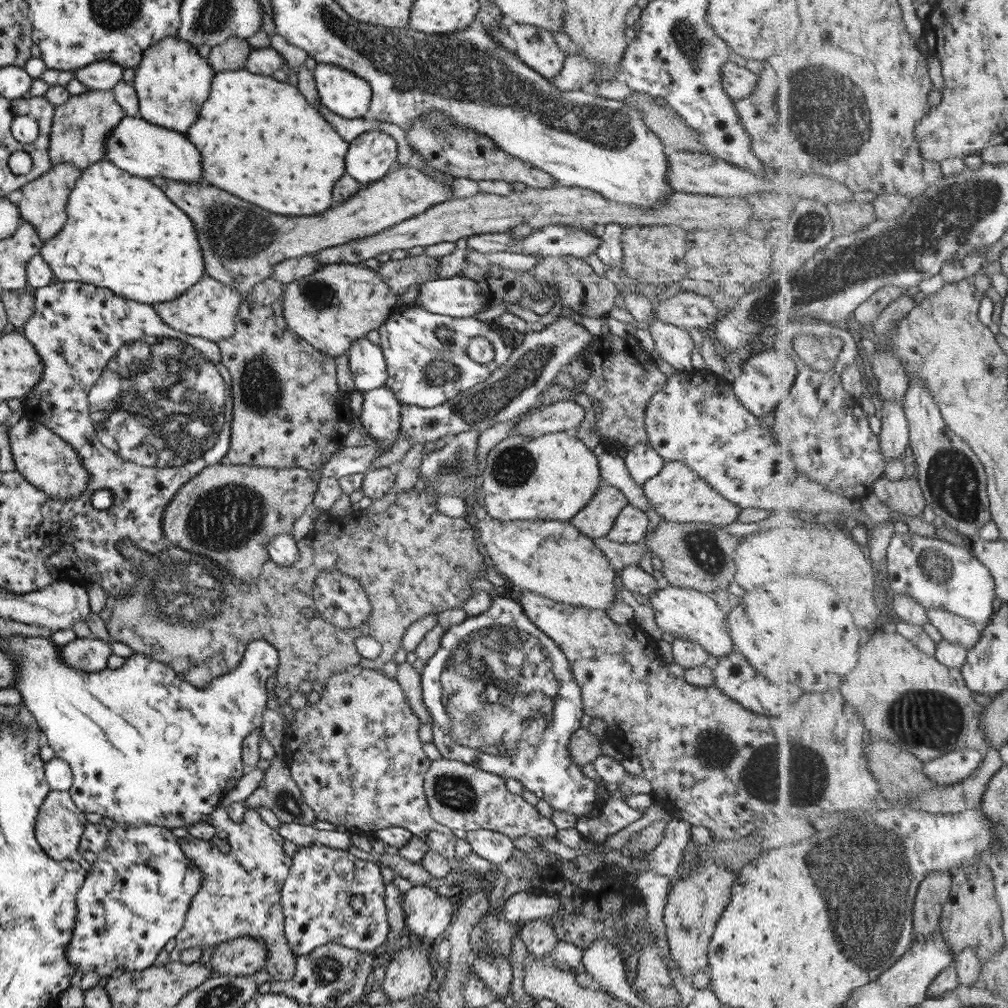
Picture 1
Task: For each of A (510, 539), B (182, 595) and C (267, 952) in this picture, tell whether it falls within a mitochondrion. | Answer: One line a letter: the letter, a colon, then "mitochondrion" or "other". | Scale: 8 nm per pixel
A: other
B: mitochondrion
C: other

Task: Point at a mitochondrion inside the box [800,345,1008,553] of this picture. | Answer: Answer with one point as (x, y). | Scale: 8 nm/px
(951, 477)

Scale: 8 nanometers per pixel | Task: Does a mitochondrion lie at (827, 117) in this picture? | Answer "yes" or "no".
yes

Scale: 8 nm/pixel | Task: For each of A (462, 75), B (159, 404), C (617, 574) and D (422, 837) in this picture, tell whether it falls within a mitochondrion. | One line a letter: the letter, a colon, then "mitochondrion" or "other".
A: mitochondrion
B: mitochondrion
C: other
D: other

